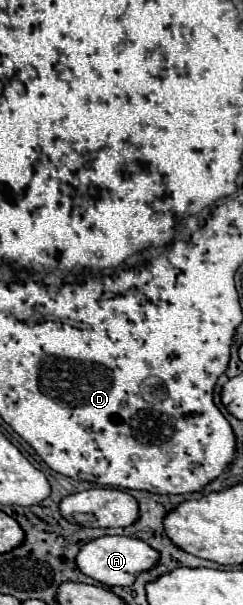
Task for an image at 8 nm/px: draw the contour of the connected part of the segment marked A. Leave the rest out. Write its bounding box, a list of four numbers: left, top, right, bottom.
[76,536,156,586]

